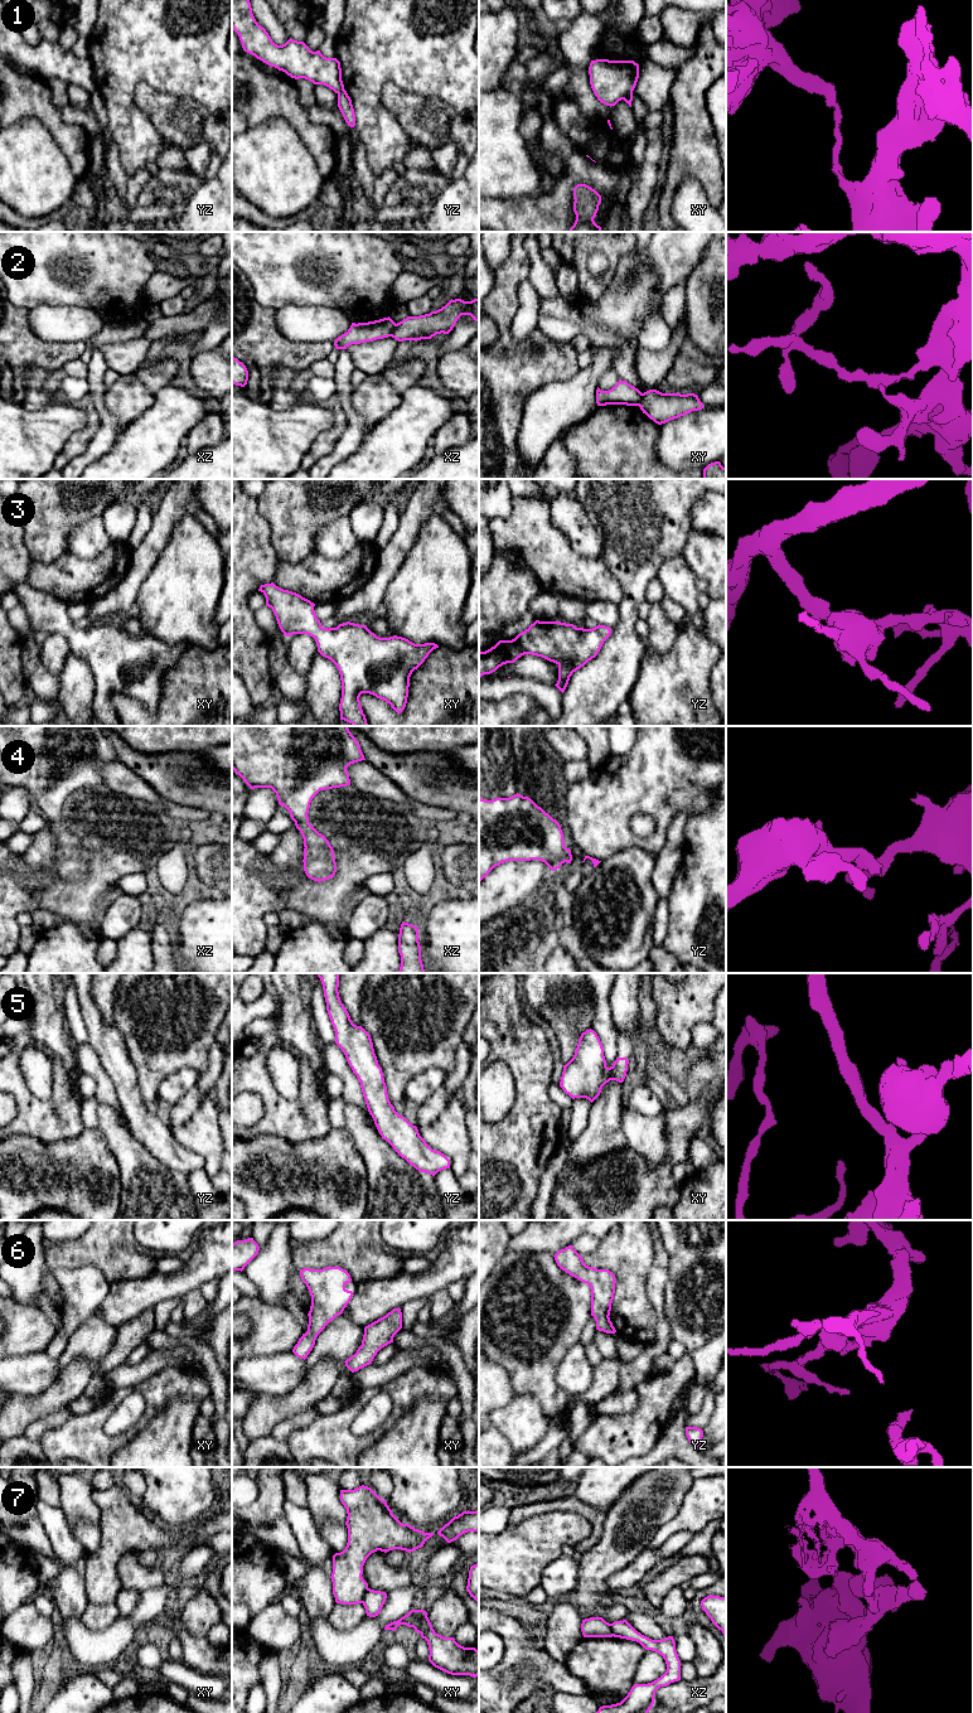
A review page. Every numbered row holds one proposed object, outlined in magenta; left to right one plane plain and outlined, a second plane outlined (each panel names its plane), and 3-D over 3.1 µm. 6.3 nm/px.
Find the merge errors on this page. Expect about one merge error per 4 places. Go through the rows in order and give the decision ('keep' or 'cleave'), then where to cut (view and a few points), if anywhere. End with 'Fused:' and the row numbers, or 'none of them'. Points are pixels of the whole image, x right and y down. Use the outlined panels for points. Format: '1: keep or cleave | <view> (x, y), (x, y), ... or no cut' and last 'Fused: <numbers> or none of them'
1: cleave | yz (343, 88), (338, 93)
2: cleave | xz (396, 324), (391, 335)
3: keep | no cut
4: keep | no cut
5: keep | no cut
6: keep | no cut
7: cleave | xy (369, 1588), (361, 1602)
Fused: 1, 2, 7

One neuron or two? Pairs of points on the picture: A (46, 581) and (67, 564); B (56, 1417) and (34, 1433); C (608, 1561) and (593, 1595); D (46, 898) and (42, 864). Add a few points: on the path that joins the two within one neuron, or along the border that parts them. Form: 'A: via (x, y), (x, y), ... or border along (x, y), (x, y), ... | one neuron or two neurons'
A: via (51, 577), (62, 569) | one neuron
B: via (51, 1421), (39, 1428) | one neuron
C: via (599, 1569), (593, 1576), (593, 1586) | one neuron
D: via (52, 889), (51, 872) | one neuron

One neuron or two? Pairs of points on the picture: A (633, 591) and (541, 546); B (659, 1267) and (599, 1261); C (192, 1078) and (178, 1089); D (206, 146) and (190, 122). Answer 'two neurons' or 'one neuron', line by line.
A: two neurons
B: two neurons
C: one neuron
D: two neurons

